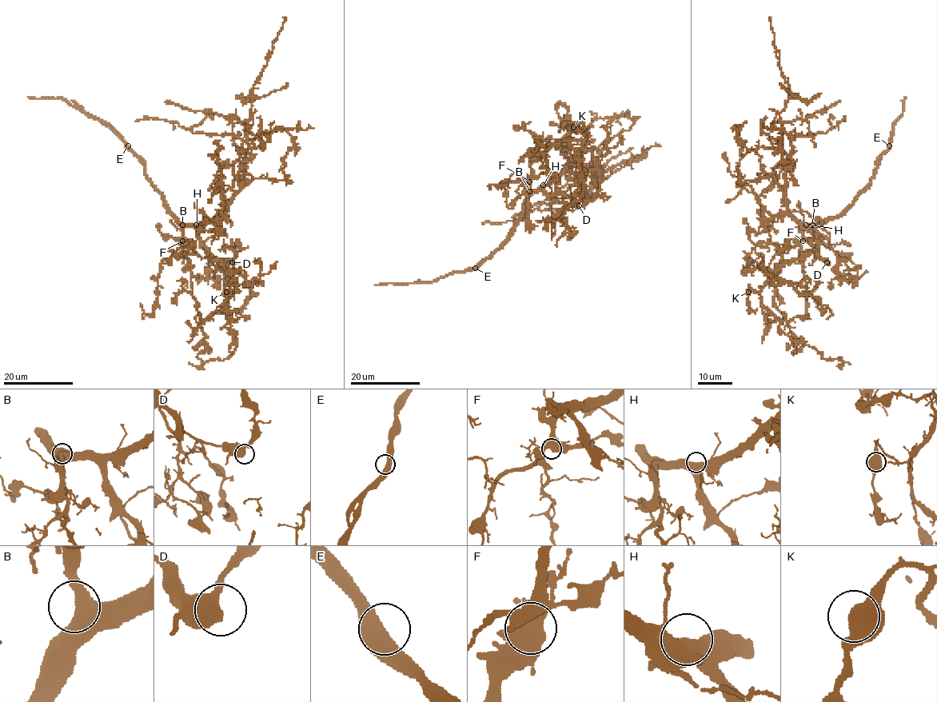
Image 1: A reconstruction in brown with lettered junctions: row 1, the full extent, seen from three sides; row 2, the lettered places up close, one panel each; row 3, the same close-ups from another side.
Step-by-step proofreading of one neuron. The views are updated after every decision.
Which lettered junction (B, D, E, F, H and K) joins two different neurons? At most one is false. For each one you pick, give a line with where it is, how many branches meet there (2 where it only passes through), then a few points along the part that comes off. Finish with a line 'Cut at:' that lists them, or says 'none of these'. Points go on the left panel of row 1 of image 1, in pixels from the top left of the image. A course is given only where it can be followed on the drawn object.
Cut at: none of these

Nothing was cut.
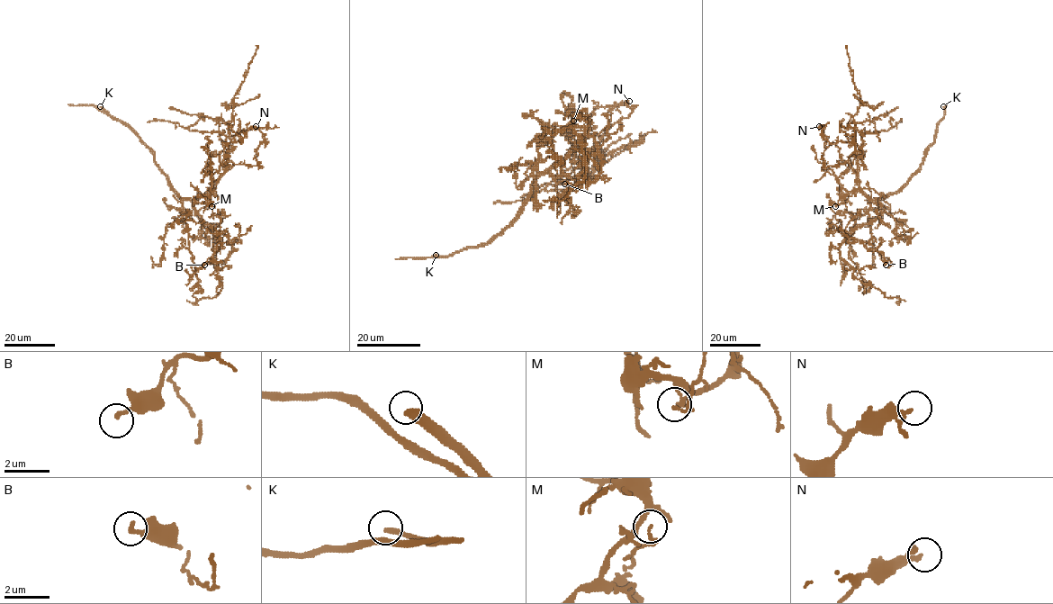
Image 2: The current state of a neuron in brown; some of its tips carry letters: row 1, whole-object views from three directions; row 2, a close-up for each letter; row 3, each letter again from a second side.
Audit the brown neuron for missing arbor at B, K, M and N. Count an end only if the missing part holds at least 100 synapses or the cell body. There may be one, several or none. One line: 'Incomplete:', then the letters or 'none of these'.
Incomplete: K

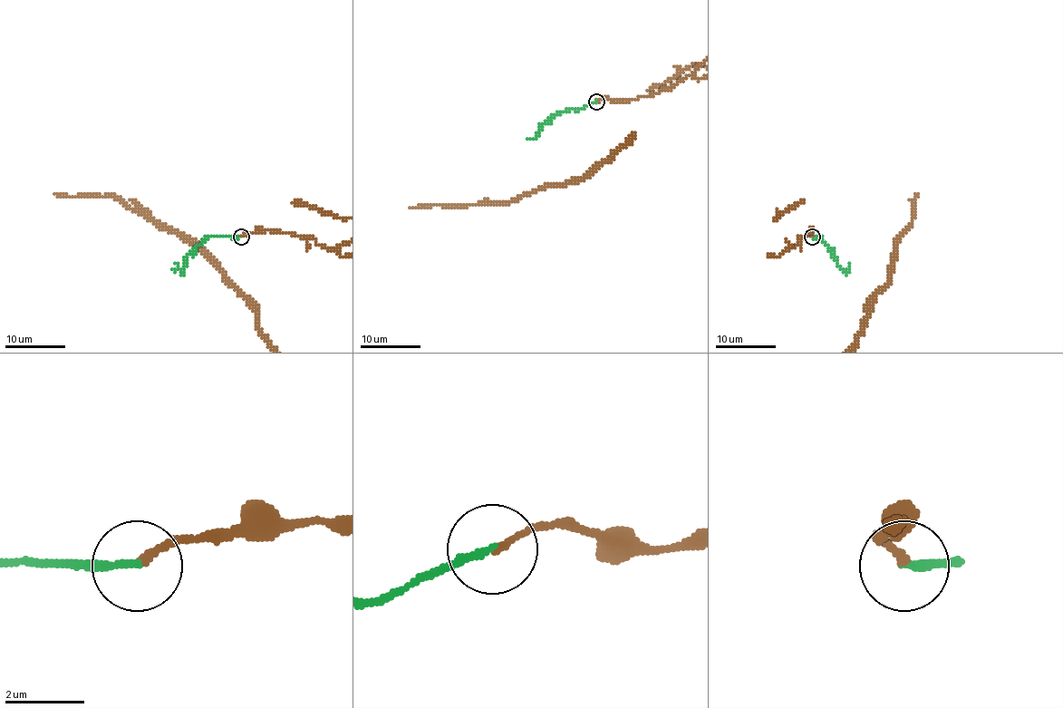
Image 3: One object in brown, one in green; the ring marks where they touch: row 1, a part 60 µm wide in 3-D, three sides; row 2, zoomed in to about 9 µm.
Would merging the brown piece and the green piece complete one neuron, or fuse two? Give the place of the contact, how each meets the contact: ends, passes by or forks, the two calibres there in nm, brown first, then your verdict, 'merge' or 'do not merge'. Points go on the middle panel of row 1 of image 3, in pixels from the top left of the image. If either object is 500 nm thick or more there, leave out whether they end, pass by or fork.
(596, 101) | brown ends | green ends | 170/170 nm | merge

